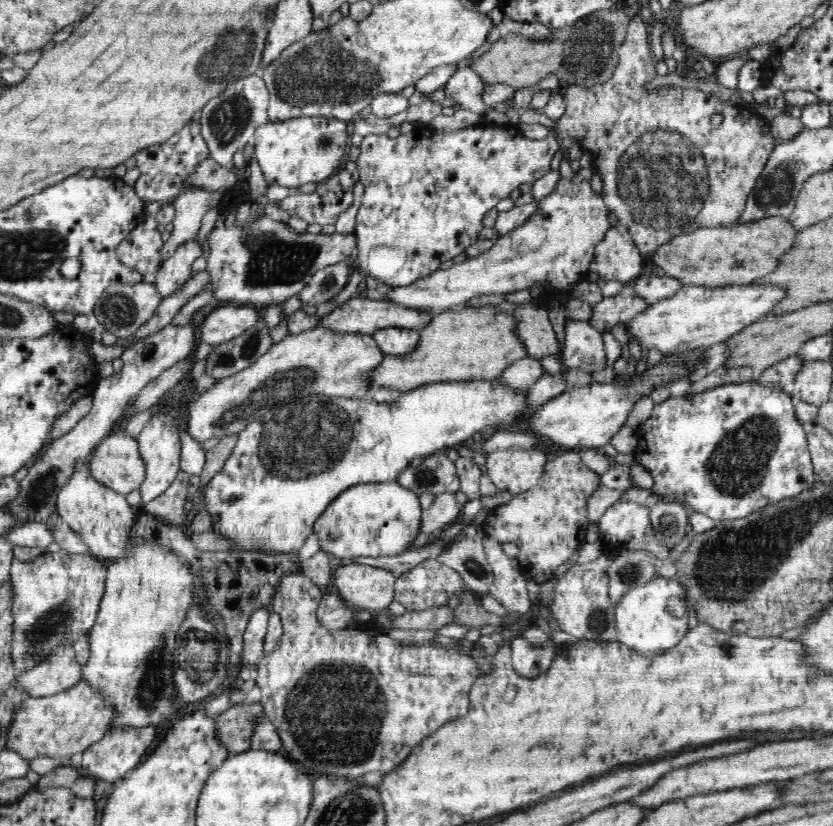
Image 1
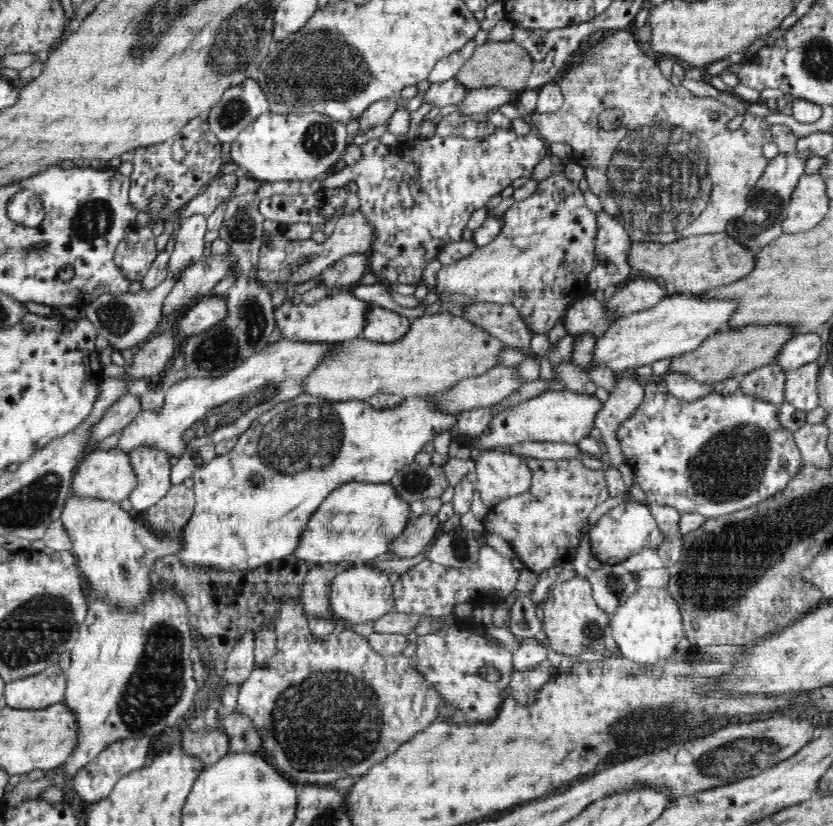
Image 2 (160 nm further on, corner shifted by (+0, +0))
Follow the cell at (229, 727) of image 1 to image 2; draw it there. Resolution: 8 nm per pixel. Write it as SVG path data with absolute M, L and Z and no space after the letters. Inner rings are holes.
M185 727L179 744L183 752L200 759L202 767L211 766L230 753L229 736L225 732L211 731L206 727L196 732Z

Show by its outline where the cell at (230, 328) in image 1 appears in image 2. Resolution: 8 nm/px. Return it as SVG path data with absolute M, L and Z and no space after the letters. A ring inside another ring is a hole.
M207 295L196 301L182 316L178 316L178 327L183 336L199 335L218 324L226 318L228 307L224 297Z

